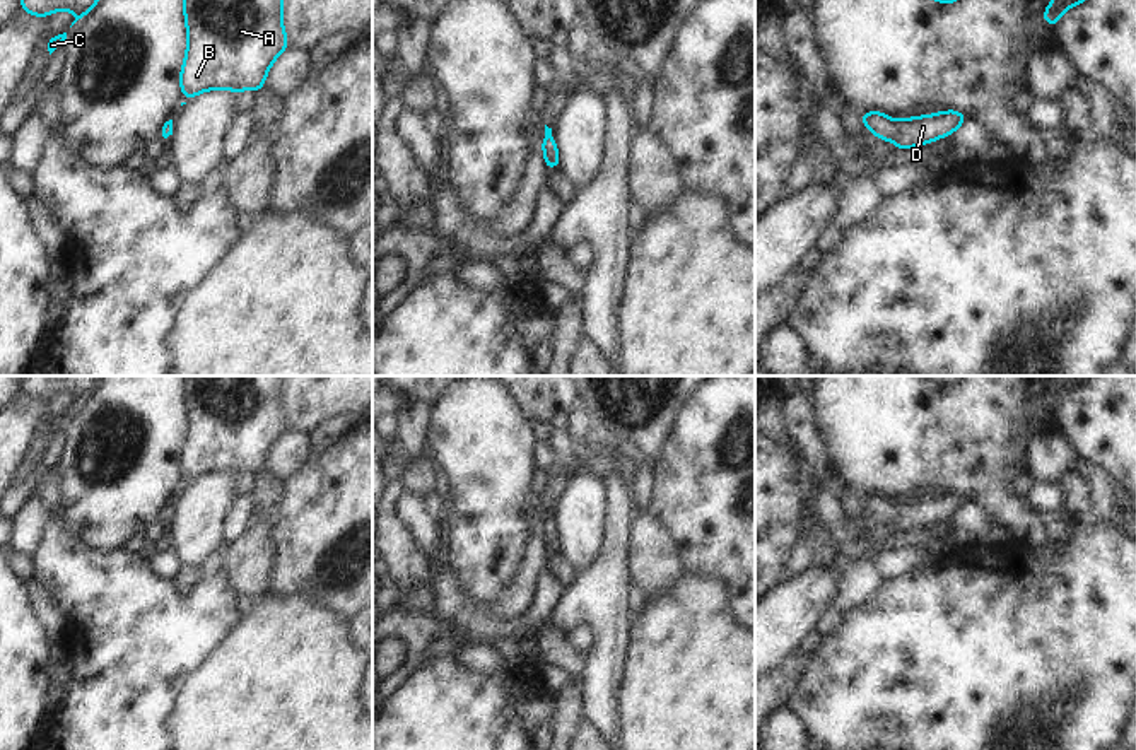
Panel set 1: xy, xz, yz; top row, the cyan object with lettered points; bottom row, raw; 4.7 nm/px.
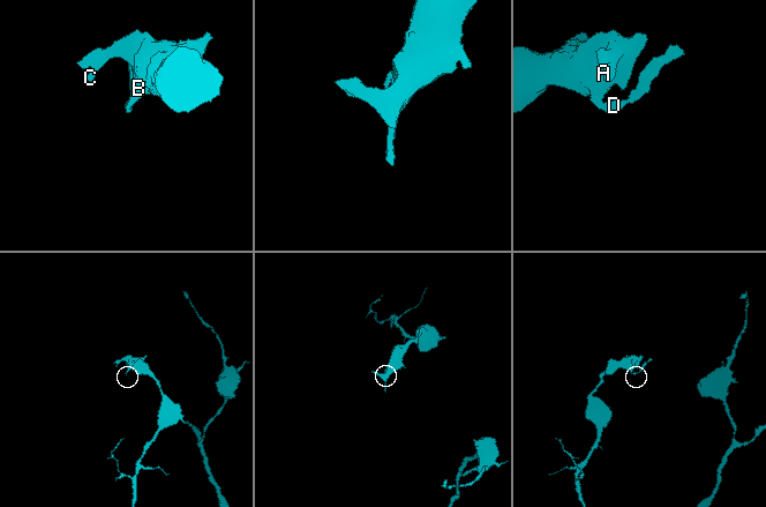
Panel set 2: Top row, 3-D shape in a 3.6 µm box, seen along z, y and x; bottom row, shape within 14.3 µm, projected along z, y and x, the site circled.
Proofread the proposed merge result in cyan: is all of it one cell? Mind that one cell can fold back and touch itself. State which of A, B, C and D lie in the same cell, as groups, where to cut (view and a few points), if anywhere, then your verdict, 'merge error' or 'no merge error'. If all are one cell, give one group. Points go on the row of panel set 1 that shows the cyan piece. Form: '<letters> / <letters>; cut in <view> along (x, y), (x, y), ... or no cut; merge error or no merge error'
A B C D; no cut; no merge error

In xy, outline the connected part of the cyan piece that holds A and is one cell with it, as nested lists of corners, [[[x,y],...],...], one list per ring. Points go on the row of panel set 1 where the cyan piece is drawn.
[[[183,0],[186,58],[181,94],[263,89],[268,68],[289,50],[282,22],[284,0]]]

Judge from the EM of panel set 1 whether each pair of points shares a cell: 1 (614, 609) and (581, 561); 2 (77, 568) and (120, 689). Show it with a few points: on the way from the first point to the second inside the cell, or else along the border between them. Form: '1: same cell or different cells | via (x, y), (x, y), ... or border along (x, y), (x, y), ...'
1: different cells | border along (605, 532), (600, 552), (585, 569), (578, 571)
2: same cell | via (101, 598), (120, 617), (120, 658)

